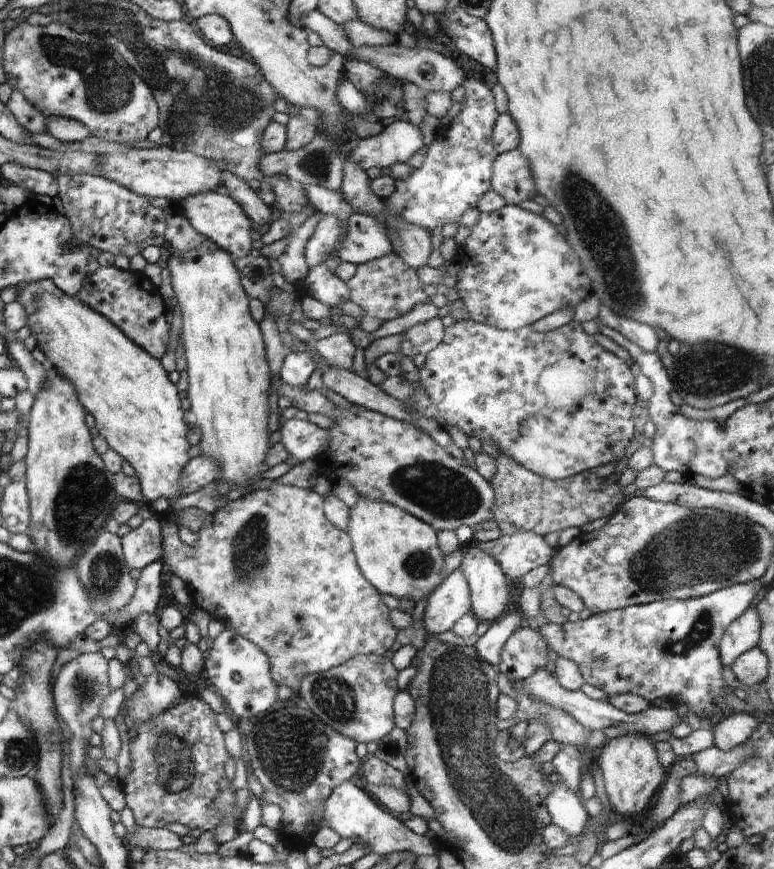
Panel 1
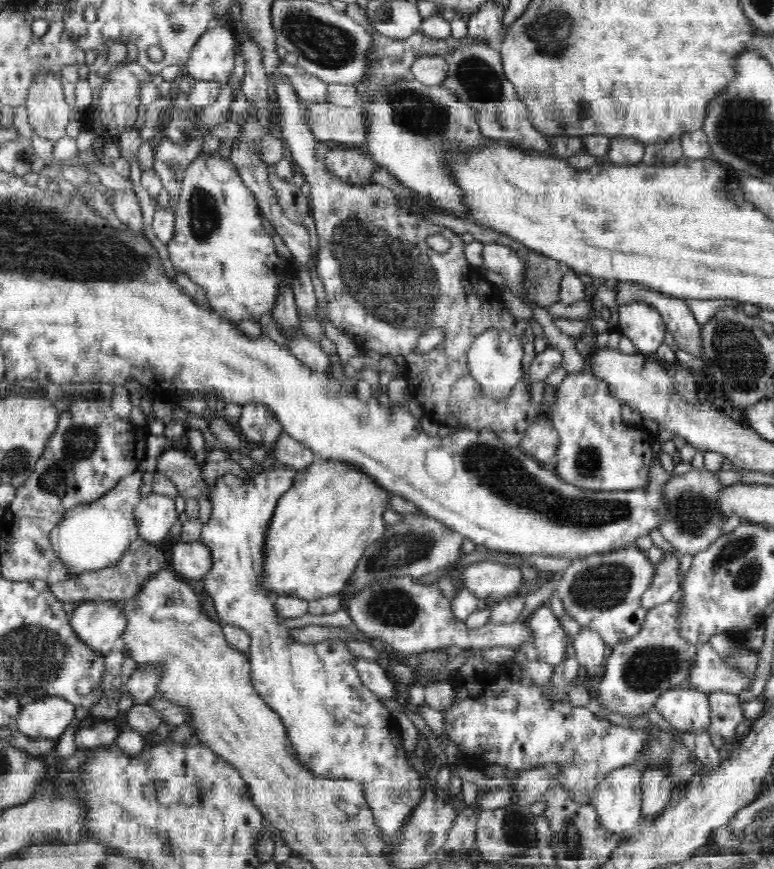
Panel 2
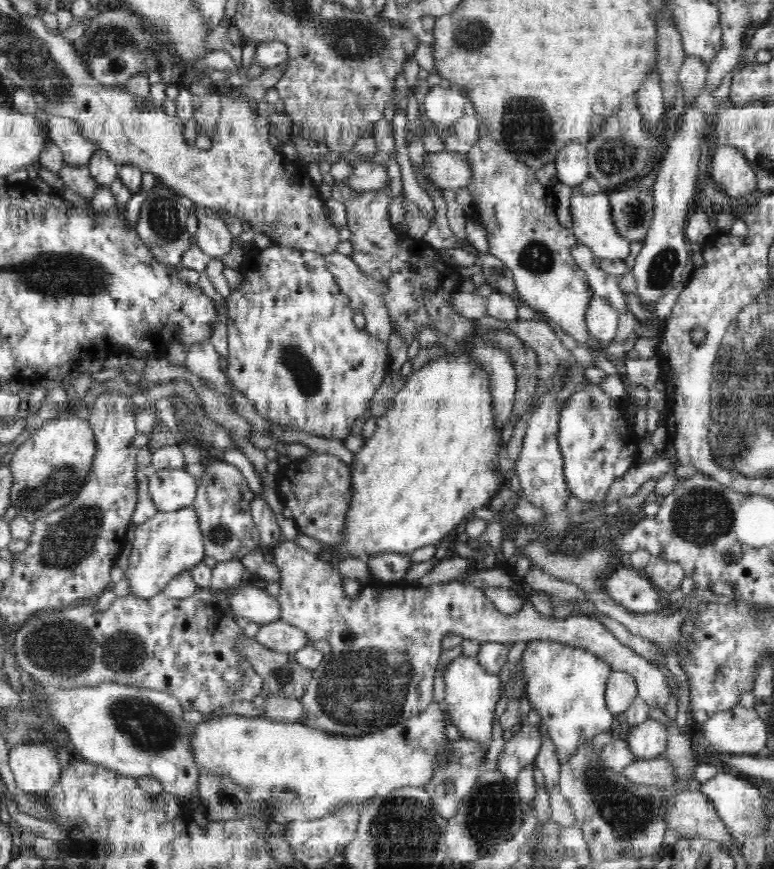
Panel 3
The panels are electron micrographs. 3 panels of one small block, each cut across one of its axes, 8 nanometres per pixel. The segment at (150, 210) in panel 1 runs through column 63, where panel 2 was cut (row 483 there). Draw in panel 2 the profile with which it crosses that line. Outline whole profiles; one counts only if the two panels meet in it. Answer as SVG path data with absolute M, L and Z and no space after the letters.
M166 448L158 458L156 472L170 478L180 497L198 502L201 497L206 496L206 499L210 500L214 487L206 486L203 482L200 475L203 465L196 463L193 454Z

